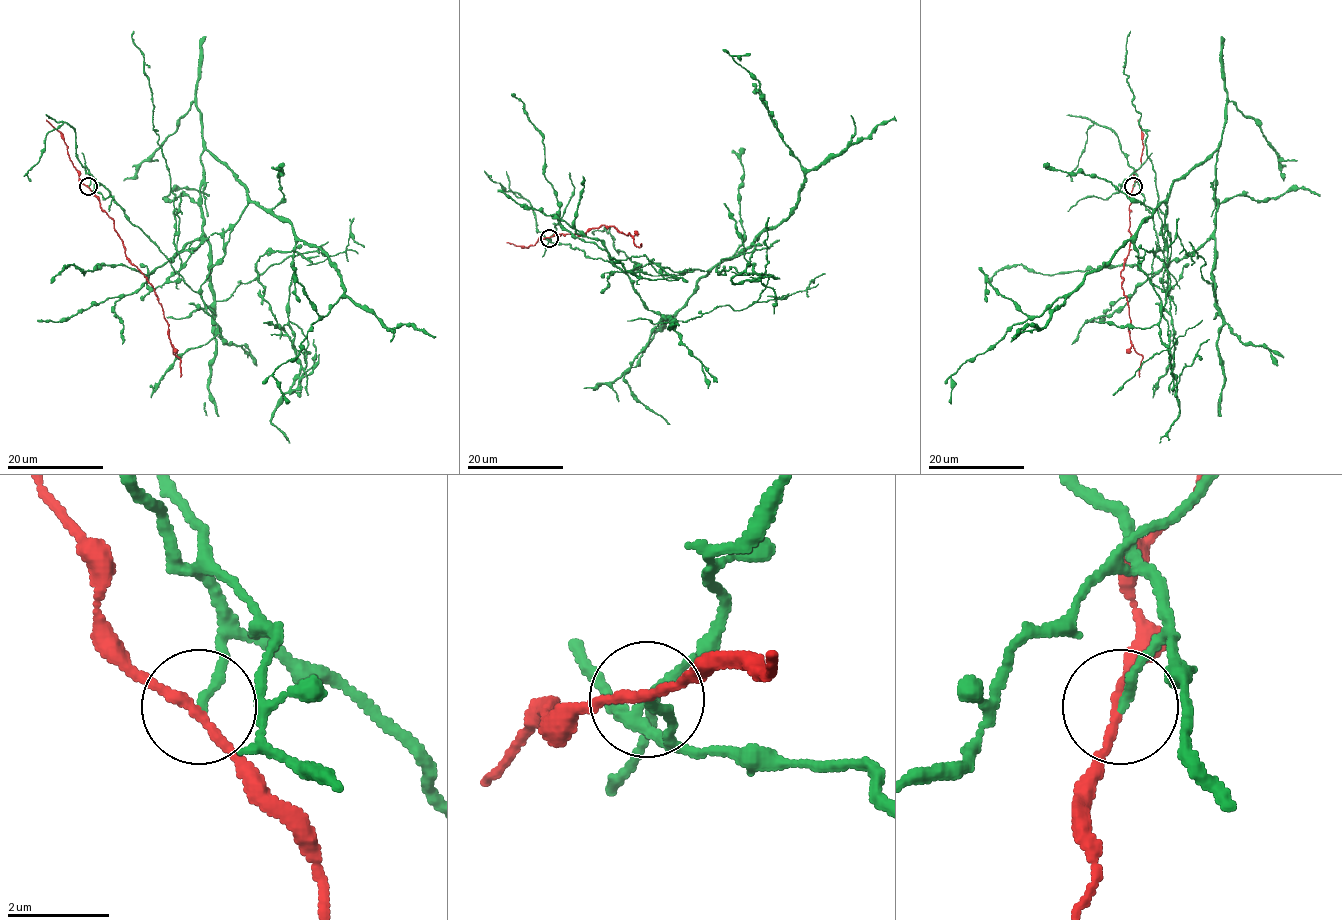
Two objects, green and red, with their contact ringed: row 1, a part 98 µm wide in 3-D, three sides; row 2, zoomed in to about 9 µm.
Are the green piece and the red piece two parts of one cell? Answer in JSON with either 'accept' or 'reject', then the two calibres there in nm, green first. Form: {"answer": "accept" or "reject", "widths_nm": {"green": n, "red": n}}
{"answer": "reject", "widths_nm": {"green": 160, "red": 180}}

